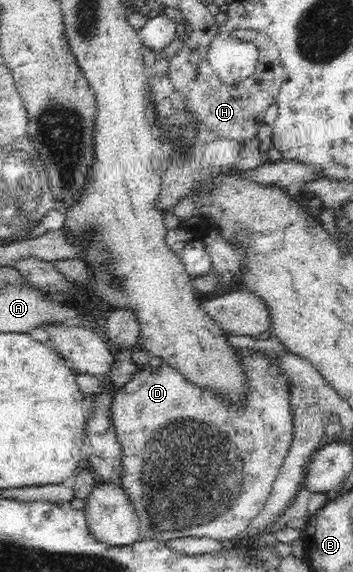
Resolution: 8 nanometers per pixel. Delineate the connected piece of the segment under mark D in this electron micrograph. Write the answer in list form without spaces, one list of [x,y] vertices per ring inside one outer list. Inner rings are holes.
[[[241,348],[236,354],[247,382],[240,406],[227,404],[219,394],[192,385],[167,363],[139,370],[132,381],[116,391],[109,416],[123,448],[118,485],[127,492],[139,518],[139,541],[166,542],[193,536],[233,543],[234,537],[245,531],[269,499],[293,439],[289,381],[277,358],[248,348]]]

